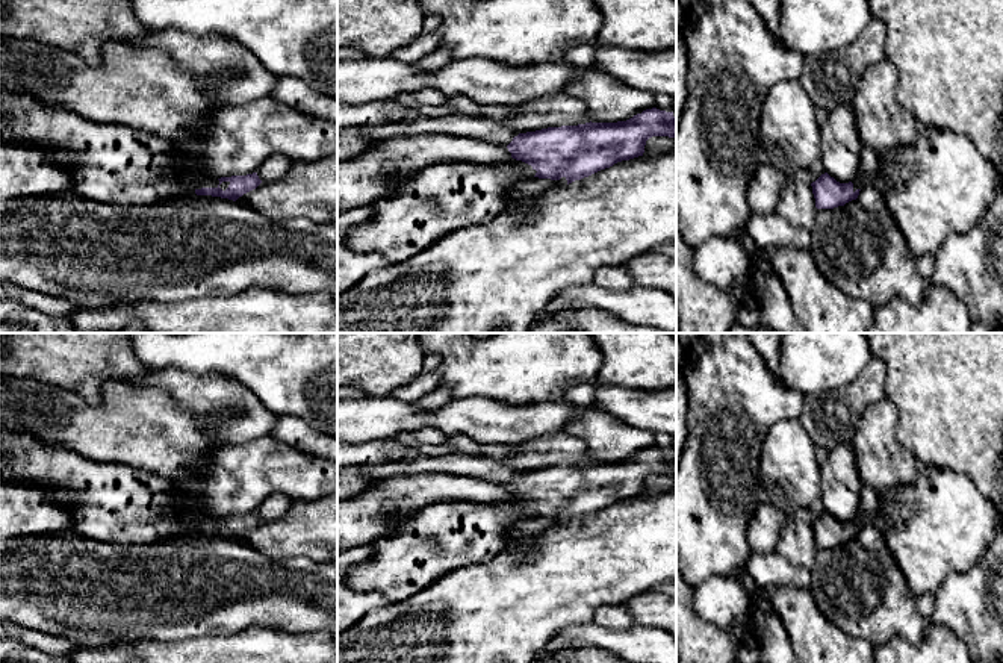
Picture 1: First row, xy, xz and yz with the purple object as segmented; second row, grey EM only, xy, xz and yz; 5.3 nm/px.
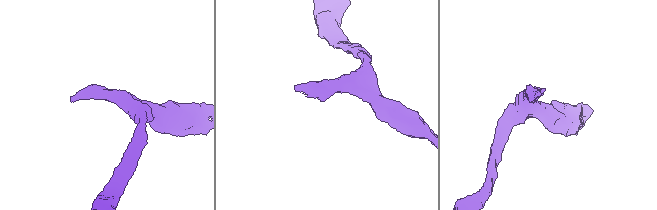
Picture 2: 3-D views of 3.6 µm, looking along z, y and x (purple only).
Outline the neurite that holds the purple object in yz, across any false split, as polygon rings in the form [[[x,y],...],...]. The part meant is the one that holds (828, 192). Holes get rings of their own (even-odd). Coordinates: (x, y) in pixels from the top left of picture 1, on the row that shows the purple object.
[[[874,151],[859,156],[859,170],[853,182],[840,183],[828,173],[811,183],[817,209],[834,209],[856,200],[865,185],[871,185],[879,170],[879,159]]]

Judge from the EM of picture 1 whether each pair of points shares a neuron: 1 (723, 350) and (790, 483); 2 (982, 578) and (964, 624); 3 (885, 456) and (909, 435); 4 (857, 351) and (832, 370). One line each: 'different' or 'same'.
1: different
2: same
3: different
4: same

